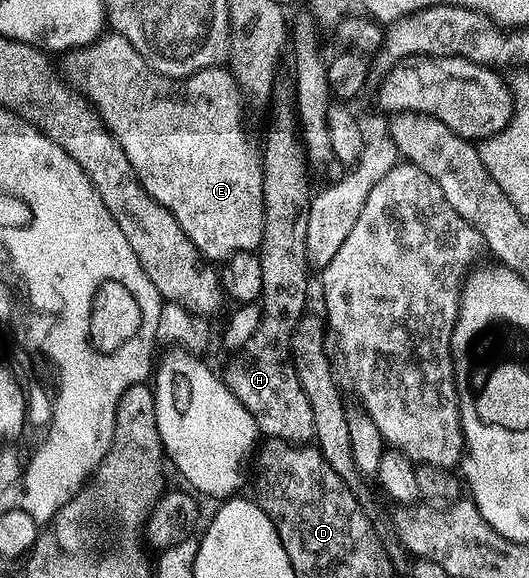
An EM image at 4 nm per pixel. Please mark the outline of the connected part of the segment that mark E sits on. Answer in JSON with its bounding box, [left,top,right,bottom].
[63,33,264,261]

